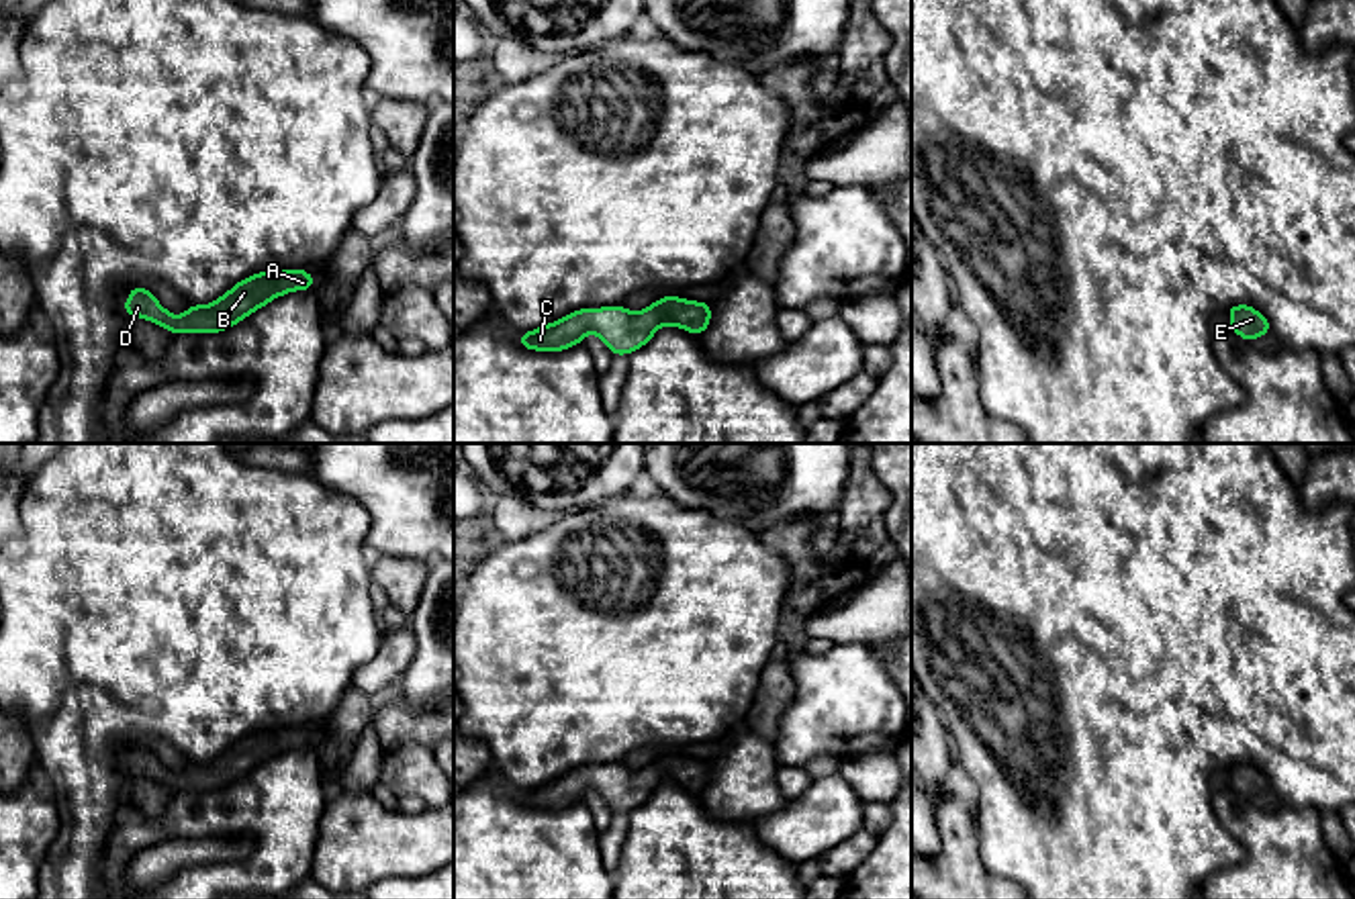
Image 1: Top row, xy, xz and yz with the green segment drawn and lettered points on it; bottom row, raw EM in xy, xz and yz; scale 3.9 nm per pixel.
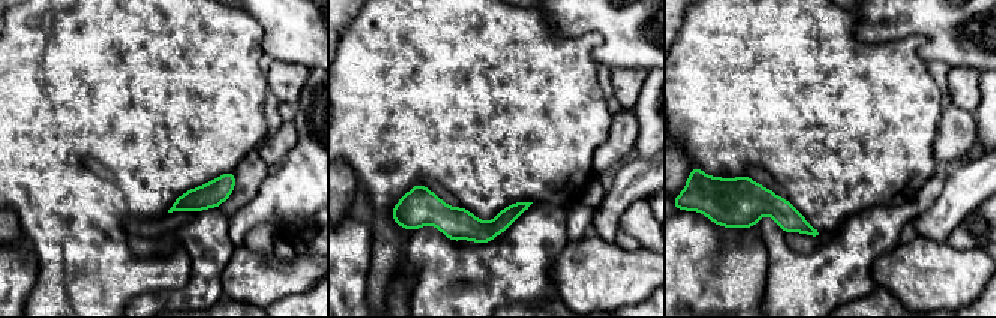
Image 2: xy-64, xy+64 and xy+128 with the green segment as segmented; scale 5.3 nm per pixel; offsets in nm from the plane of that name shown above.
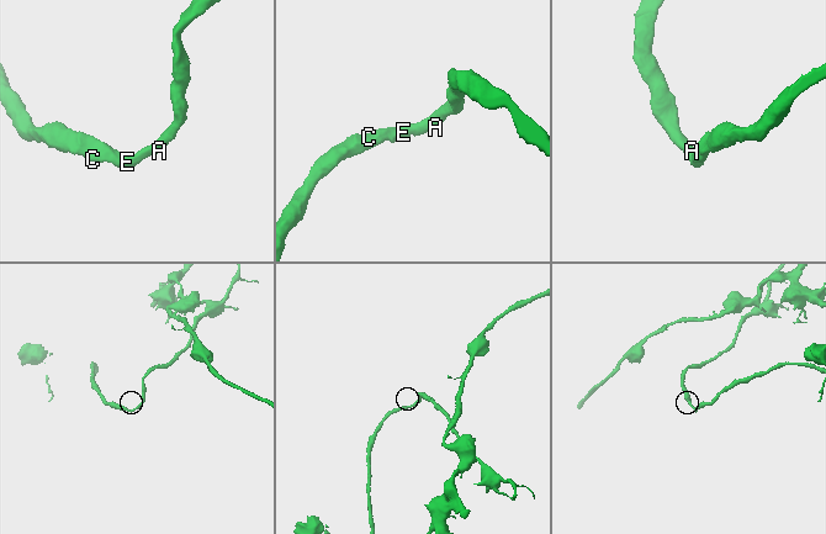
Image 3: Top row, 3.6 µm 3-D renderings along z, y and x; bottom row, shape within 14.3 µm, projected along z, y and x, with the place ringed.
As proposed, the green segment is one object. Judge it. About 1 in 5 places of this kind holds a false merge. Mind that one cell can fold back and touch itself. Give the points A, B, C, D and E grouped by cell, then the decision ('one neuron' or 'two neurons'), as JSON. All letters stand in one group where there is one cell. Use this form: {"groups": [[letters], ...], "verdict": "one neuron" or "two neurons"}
{"groups": [["A", "B", "C", "D", "E"]], "verdict": "one neuron"}

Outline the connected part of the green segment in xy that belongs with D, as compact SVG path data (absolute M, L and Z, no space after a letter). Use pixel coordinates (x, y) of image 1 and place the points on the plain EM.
M307 727L262 729L241 738L211 762L190 762L182 774L168 770L147 746L133 744L123 766L127 772L153 778L170 791L219 791L243 778L276 754L315 744Z

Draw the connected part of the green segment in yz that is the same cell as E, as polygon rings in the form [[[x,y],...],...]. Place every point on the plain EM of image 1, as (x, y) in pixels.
[[[1228,764],[1230,787],[1247,799],[1253,799],[1271,789],[1271,780],[1253,764]]]

